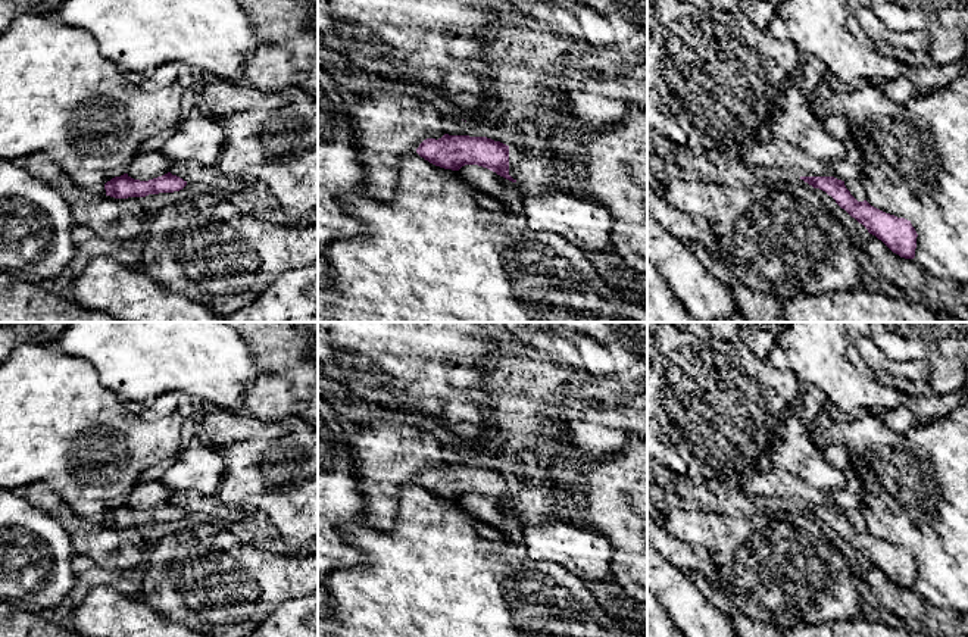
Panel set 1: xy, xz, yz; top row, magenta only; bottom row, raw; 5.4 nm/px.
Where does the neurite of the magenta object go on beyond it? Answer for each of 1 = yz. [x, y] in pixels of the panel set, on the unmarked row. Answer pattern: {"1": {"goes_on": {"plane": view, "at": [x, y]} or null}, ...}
{"1": {"goes_on": null}}

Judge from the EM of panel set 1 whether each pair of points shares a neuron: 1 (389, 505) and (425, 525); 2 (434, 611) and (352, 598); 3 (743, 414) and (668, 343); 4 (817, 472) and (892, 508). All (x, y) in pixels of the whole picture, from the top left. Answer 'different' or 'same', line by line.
1: different
2: same
3: same
4: different

